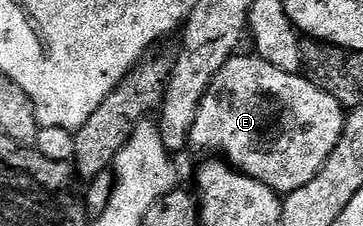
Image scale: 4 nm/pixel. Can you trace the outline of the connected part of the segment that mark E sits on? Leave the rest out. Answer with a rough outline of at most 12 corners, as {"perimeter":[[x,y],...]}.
{"perimeter":[[232,57],[188,146],[281,196],[322,172],[345,107]]}

